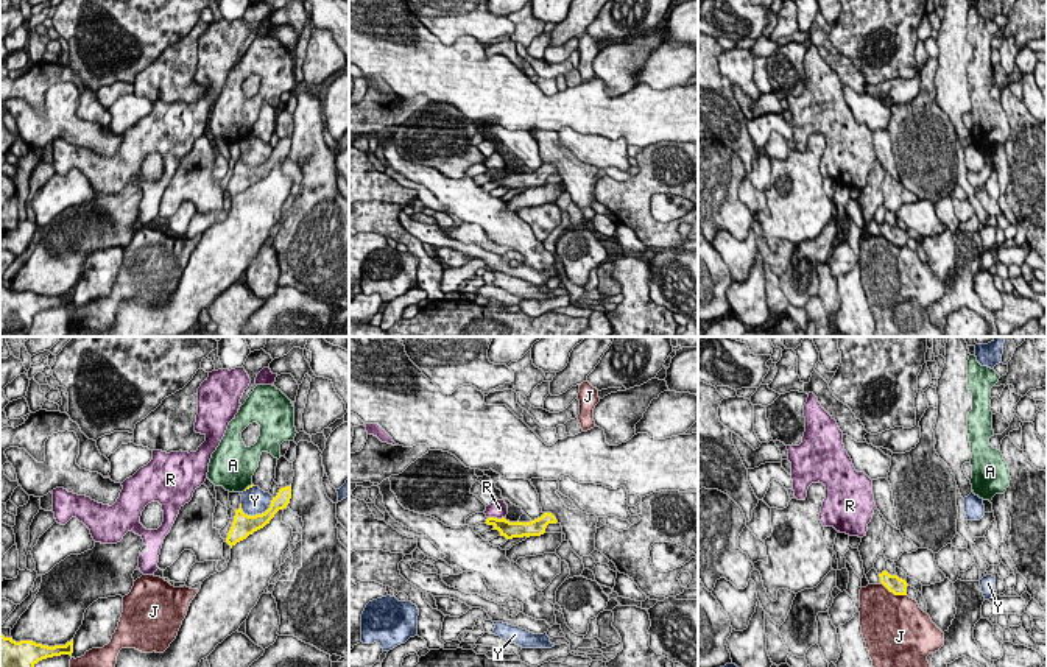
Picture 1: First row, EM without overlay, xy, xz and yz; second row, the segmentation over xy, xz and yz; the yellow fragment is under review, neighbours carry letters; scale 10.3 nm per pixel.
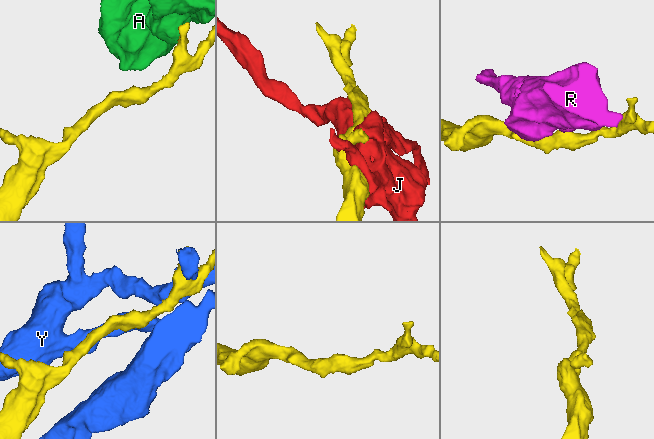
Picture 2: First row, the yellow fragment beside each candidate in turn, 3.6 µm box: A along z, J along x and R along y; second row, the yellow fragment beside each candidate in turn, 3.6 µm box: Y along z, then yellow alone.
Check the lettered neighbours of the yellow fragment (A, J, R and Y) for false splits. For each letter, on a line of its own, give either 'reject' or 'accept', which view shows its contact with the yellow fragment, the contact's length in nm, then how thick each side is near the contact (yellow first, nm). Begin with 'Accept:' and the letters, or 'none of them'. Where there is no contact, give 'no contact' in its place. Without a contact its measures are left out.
Accept: none of them
A: reject | xy | 120 nm | 30/440 nm
J: reject | yz | 300 nm | 180/480 nm
R: reject | xz | 180 nm | 170/180 nm
Y: reject | xy | 380 nm | 240/280 nm

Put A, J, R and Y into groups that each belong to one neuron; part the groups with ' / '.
A / J / R / Y

